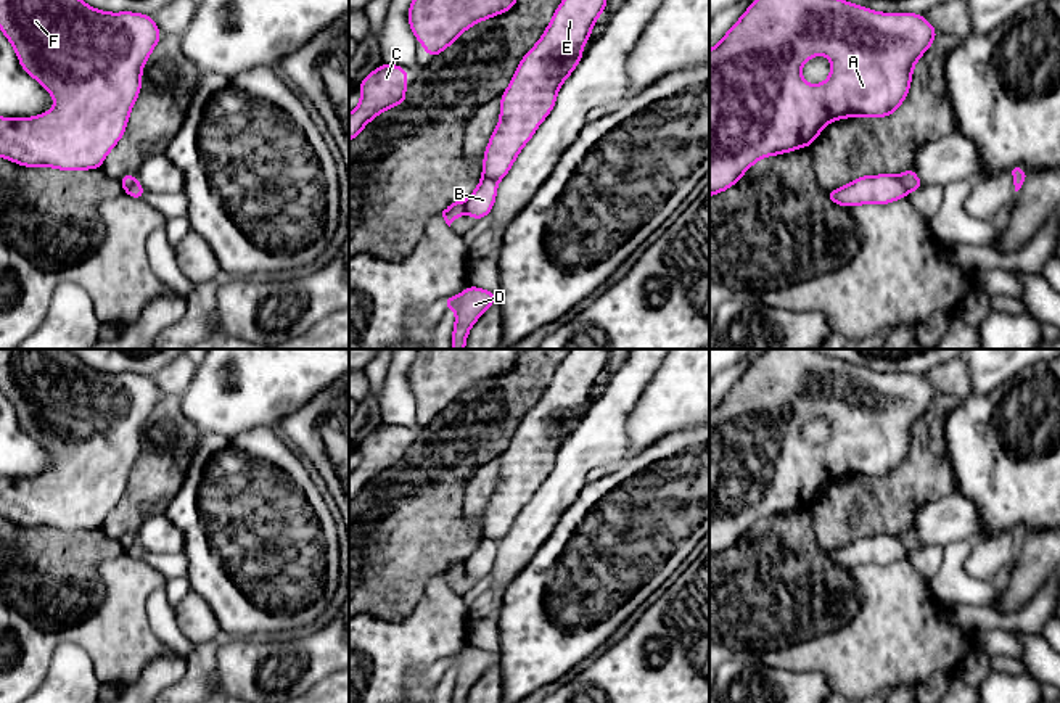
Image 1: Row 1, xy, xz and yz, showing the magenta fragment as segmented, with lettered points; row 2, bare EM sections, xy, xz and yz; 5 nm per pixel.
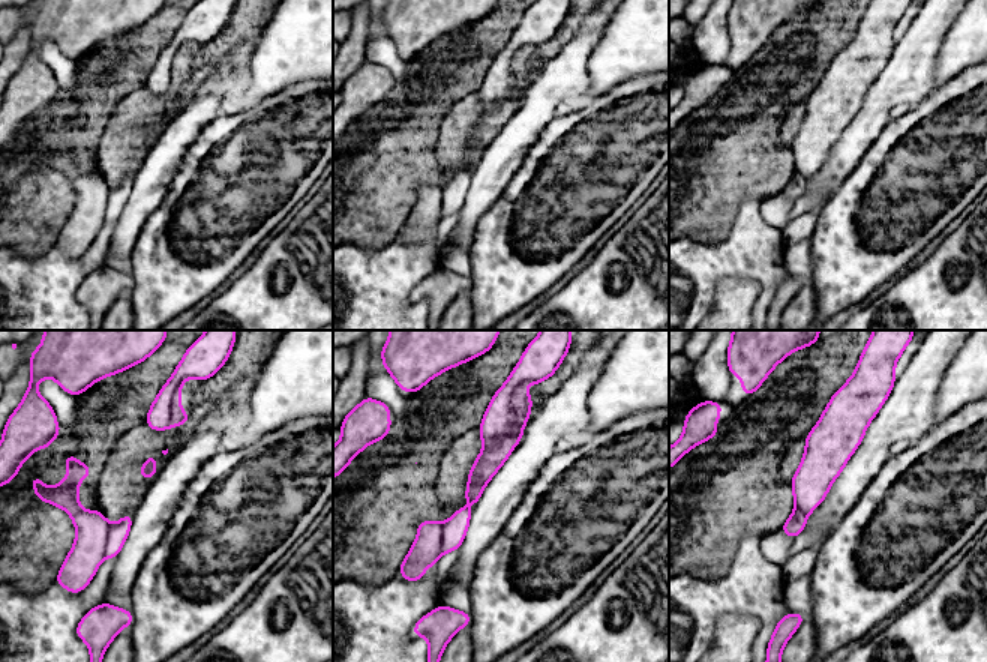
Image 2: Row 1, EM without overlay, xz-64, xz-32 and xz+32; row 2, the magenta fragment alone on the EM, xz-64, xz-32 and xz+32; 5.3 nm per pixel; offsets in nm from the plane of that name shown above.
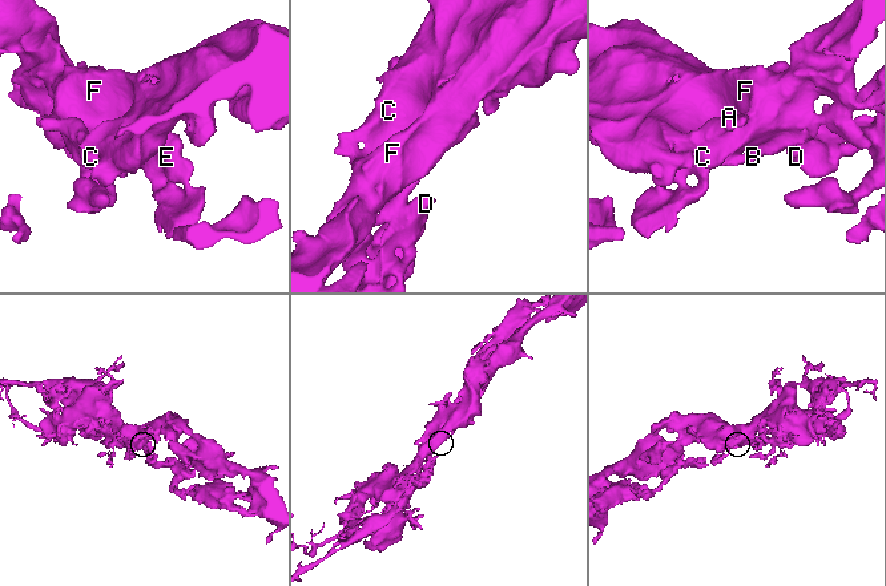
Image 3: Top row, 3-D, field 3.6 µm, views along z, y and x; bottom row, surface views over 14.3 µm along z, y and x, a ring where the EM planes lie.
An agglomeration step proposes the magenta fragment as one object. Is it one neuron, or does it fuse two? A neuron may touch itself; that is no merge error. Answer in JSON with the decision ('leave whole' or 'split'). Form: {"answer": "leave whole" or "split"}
{"answer": "split"}

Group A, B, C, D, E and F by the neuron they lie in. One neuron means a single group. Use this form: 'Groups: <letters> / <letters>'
Groups: A C D E F / B

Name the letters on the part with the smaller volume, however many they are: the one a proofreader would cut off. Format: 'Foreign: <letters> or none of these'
Foreign: B

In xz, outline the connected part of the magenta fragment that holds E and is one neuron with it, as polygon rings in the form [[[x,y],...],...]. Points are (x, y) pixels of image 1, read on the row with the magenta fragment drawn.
[[[563,0],[558,5],[540,40],[524,55],[515,71],[510,87],[500,97],[500,122],[484,151],[484,177],[494,182],[503,179],[523,146],[550,114],[560,87],[584,56],[581,48],[589,40],[594,23],[603,13],[606,2],[608,0]]]

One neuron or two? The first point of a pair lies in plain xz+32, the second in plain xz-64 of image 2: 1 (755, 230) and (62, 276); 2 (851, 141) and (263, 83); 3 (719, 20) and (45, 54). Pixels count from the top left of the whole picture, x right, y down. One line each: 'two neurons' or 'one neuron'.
1: one neuron
2: two neurons
3: one neuron

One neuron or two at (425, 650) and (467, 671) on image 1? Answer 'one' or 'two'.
two

